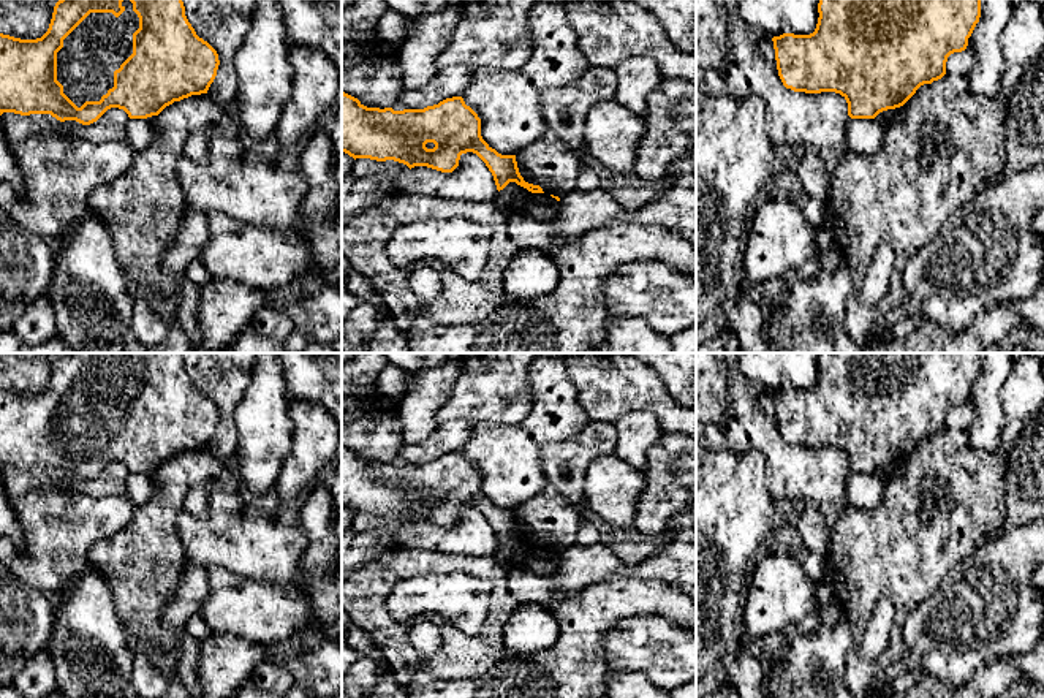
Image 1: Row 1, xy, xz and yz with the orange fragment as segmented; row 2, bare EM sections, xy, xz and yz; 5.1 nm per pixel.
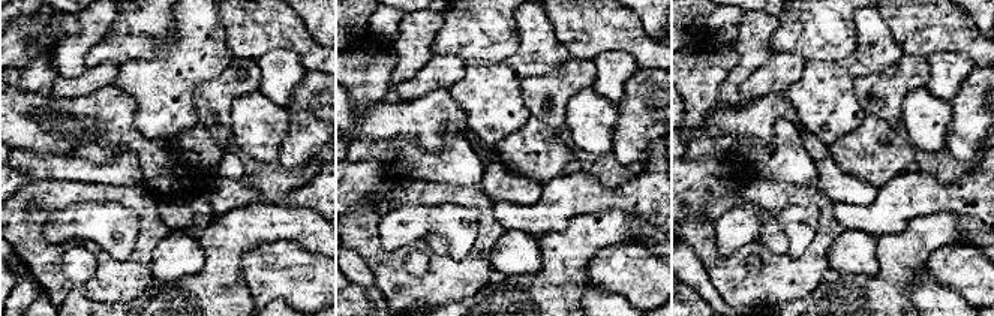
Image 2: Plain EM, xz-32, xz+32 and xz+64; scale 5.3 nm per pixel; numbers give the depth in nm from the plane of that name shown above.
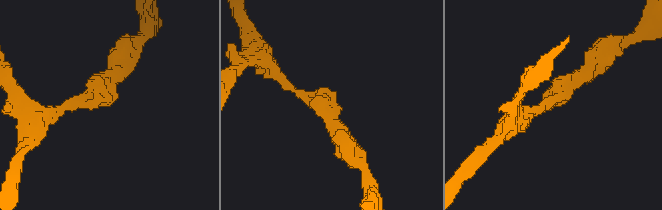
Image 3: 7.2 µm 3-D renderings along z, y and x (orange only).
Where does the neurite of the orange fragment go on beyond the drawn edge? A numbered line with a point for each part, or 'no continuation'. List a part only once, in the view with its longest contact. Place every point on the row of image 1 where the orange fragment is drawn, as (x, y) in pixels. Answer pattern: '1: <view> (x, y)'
1: xy (90, 54)

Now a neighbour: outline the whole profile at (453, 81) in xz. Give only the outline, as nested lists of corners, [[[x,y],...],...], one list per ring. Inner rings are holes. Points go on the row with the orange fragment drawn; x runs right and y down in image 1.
[[[465,65],[438,71],[424,87],[402,90],[399,103],[407,109],[424,109],[452,97],[462,97],[470,87],[475,70]]]

